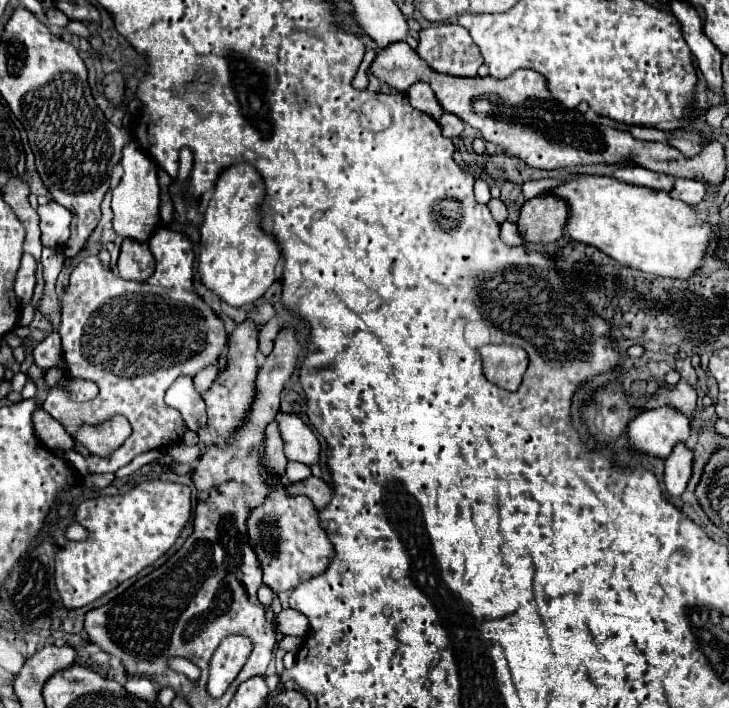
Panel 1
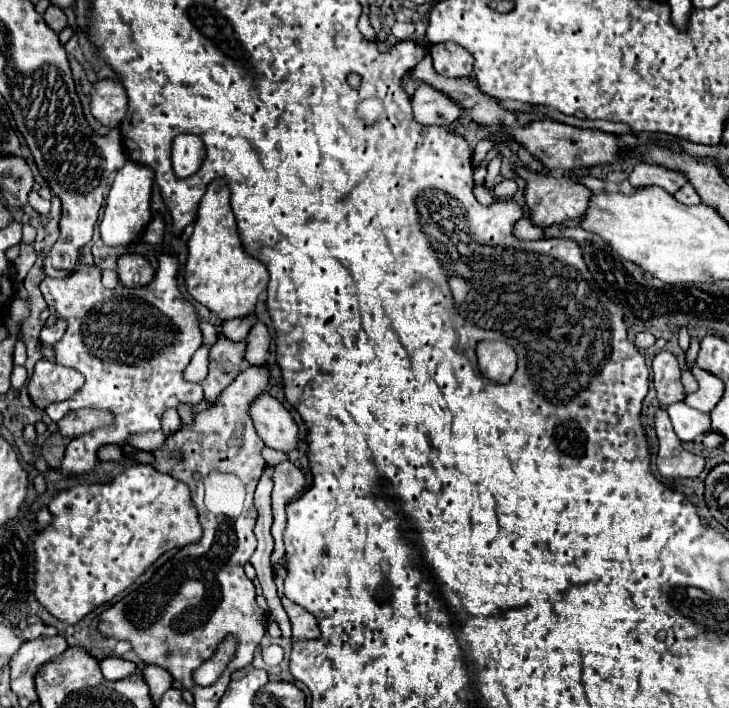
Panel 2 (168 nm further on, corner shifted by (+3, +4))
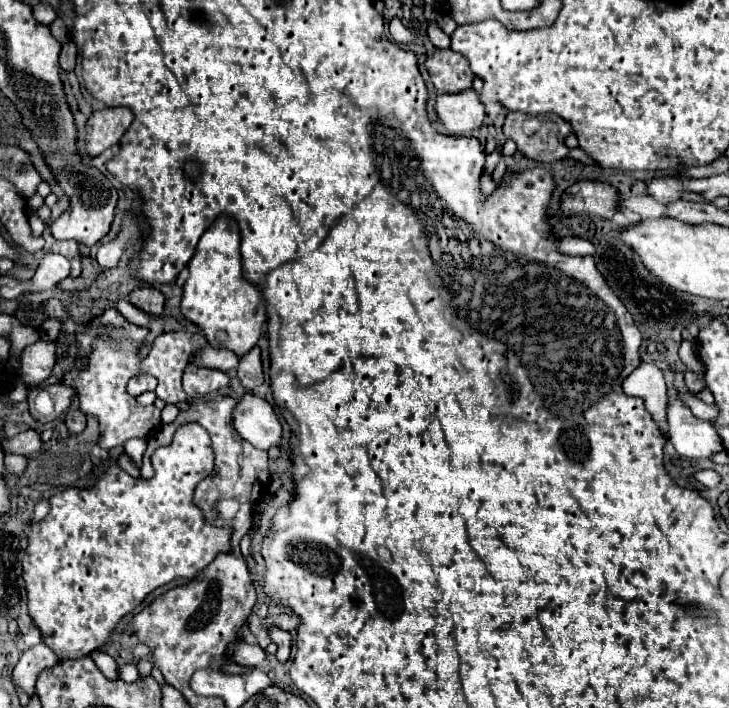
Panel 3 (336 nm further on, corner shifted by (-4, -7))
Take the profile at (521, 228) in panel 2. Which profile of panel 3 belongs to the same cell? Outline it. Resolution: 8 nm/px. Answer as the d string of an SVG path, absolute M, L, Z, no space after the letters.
M567 236L567 238L559 240L559 250L569 256L585 256L585 254L593 254L595 246L589 240Z

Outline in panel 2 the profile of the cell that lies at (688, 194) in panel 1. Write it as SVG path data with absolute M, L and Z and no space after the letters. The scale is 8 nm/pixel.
M686 183L682 189L678 189L678 191L674 193L674 197L676 197L680 203L684 203L684 205L698 205L698 203L700 203L698 193L696 193L694 187L688 185L688 183Z

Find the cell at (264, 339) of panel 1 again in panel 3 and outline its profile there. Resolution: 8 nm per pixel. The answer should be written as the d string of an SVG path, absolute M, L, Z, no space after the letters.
M255 346L251 352L247 352L237 366L237 378L247 388L253 390L255 386L263 384L263 368L261 368L261 352Z

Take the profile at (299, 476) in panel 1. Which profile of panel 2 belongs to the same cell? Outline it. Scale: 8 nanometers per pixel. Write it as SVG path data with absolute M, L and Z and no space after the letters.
M266 446L262 449L261 454L266 461L266 465L276 466L279 463L288 460L288 455L286 453L270 449Z

